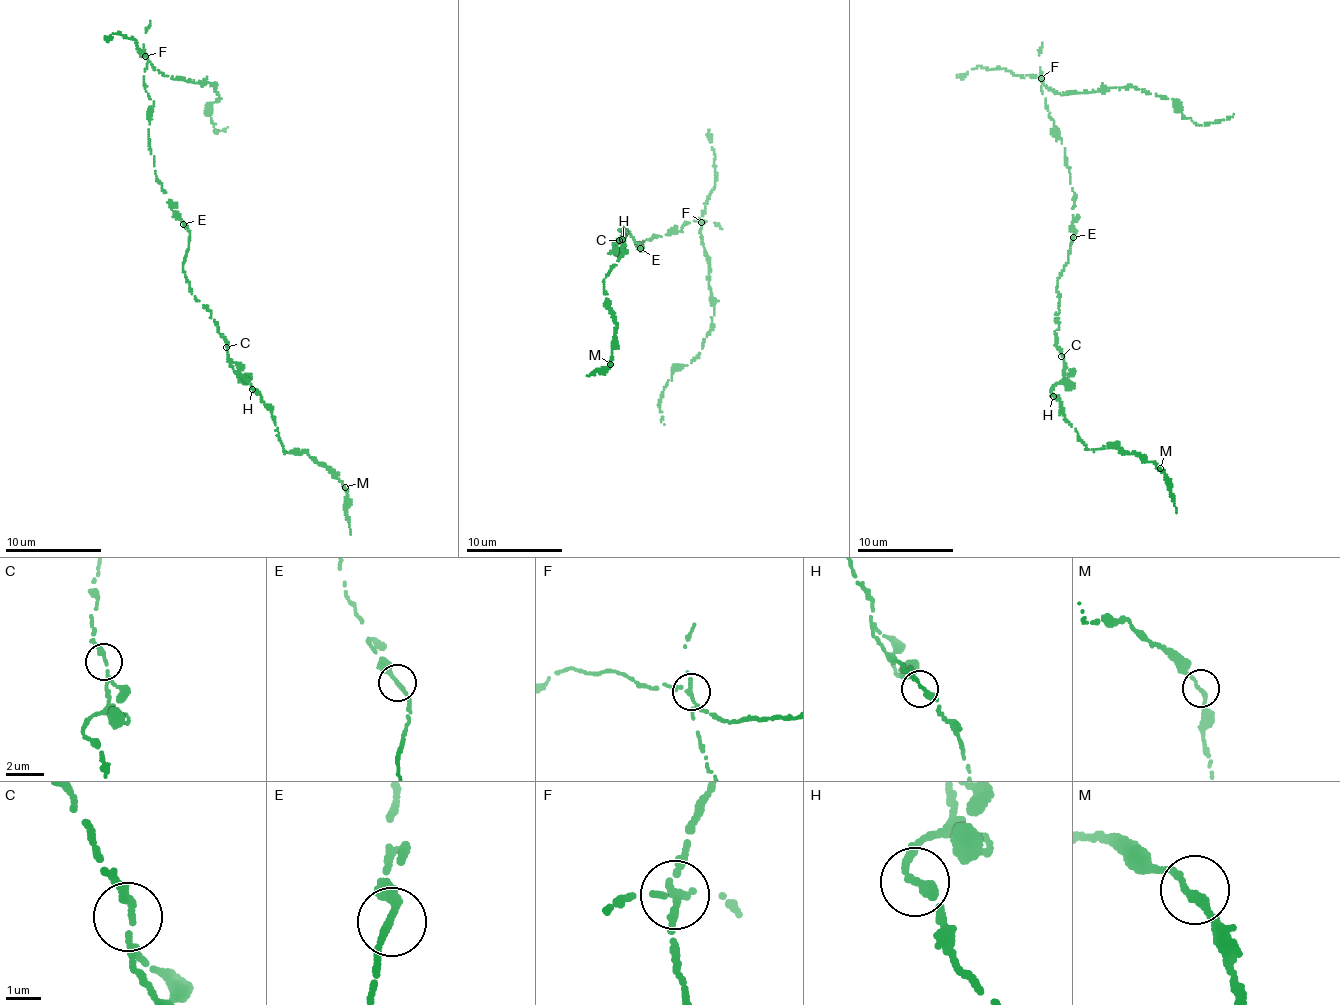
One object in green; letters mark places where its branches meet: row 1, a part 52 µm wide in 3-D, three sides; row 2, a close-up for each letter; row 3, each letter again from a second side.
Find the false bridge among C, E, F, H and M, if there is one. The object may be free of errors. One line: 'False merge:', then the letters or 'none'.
False merge: F

